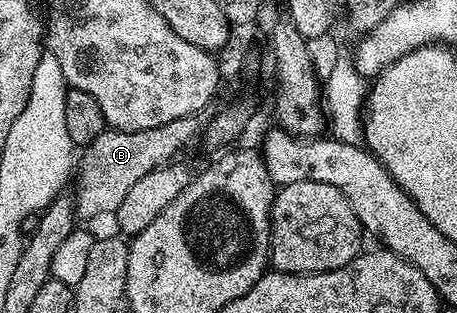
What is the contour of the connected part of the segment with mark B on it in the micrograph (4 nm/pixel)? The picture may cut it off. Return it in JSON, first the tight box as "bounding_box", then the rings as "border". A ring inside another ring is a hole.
{"bounding_box":[77,114,203,219],"border":[[[191,114],[181,120],[173,120],[169,124],[161,124],[152,130],[125,132],[124,130],[103,131],[97,140],[93,140],[82,151],[77,162],[77,178],[83,181],[83,187],[77,193],[77,214],[80,219],[99,218],[102,214],[114,215],[115,209],[125,200],[129,188],[141,180],[141,176],[149,176],[149,172],[168,165],[176,157],[182,146],[198,139],[203,132],[199,122],[191,122]]]}

